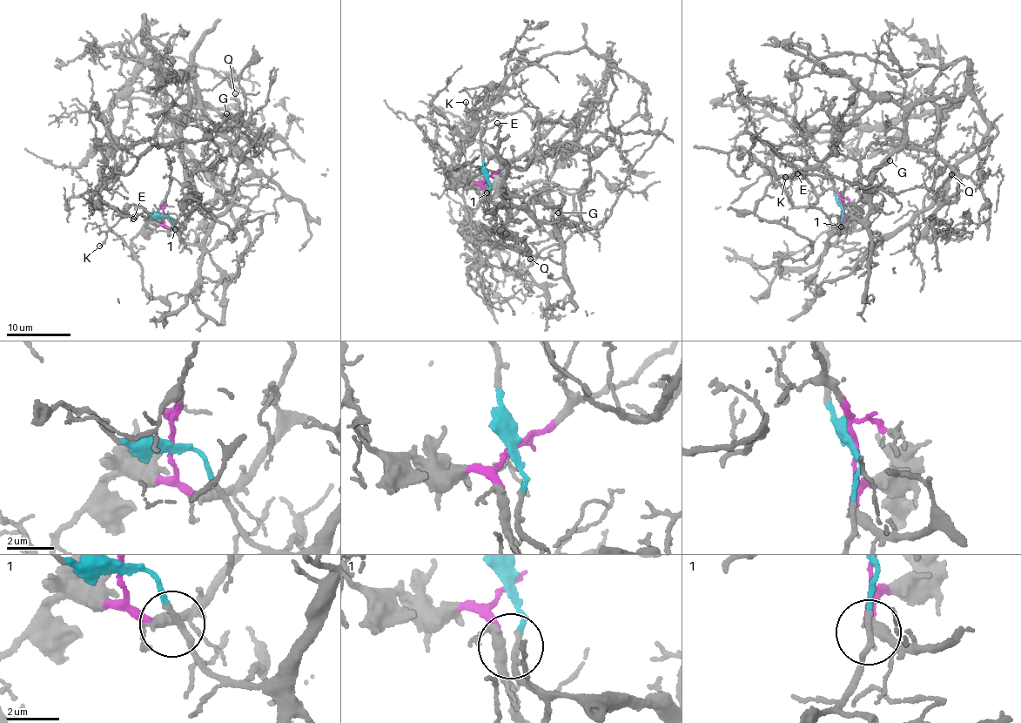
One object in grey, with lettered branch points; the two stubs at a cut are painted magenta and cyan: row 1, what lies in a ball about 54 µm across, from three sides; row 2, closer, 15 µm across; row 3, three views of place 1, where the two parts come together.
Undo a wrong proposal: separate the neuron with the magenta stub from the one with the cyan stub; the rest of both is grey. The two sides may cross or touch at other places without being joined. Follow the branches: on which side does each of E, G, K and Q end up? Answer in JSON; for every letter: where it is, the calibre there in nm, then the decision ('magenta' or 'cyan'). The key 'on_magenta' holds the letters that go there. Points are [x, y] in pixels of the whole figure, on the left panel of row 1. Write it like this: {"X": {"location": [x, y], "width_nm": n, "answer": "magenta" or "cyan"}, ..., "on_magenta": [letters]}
{"E": {"location": [133, 219], "width_nm": 120, "answer": "cyan"}, "G": {"location": [226, 113], "width_nm": 130, "answer": "cyan"}, "K": {"location": [99, 246], "width_nm": 130, "answer": "cyan"}, "Q": {"location": [235, 93], "width_nm": 140, "answer": "cyan"}, "on_magenta": []}

